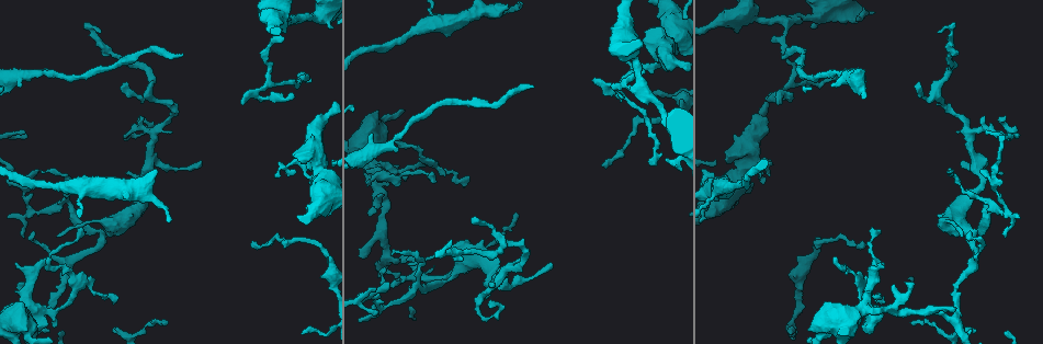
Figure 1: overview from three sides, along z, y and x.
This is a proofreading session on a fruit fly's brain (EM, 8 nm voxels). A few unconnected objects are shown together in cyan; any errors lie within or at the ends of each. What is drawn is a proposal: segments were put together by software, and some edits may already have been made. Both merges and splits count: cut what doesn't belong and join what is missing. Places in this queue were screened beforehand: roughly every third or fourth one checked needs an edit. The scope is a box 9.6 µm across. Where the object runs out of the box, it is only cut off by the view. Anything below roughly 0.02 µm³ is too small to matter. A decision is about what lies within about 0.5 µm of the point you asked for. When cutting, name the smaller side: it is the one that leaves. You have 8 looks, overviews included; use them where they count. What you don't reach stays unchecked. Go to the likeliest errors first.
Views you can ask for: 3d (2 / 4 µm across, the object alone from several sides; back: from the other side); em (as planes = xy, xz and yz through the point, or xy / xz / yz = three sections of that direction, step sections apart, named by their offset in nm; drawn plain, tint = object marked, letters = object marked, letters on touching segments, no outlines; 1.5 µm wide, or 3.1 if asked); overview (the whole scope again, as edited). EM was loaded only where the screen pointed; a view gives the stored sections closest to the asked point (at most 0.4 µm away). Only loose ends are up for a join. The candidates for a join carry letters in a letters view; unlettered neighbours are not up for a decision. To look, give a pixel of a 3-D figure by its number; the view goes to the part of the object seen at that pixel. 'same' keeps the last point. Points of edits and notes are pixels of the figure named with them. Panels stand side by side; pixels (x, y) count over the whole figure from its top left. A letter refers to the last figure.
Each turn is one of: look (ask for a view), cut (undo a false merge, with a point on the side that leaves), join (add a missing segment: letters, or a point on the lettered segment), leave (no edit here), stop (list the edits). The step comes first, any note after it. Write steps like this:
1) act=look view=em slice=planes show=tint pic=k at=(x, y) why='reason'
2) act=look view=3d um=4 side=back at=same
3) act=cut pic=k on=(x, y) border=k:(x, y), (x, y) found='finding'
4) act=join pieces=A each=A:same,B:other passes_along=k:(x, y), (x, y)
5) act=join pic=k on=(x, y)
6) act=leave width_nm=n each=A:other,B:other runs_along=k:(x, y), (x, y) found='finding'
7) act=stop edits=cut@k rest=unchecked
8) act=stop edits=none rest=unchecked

act=look view=3d um=2 pic=1 at=(375, 290) why='tapers out'

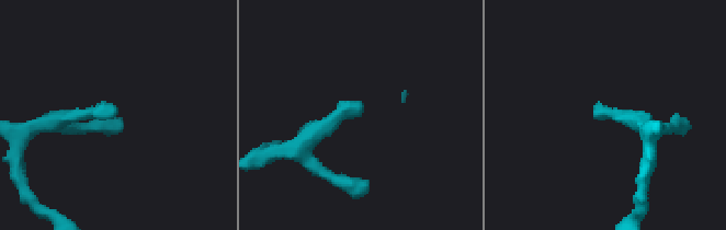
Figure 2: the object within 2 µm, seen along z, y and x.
act=look view=em slice=planes show=letters pic=2 at=(598, 104)

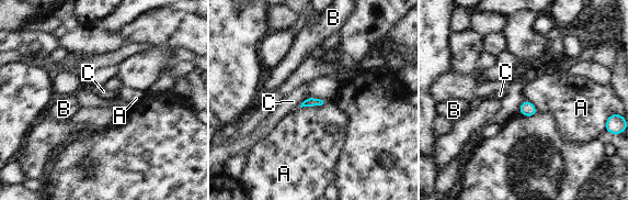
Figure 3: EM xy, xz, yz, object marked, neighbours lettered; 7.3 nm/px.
act=leave longest_contact=A:190nm each=A:other,B:other,C:other found='none of them fits'

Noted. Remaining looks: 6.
act=look view=3d um=4 pic=1 at=(763, 184) why='branch stops here'

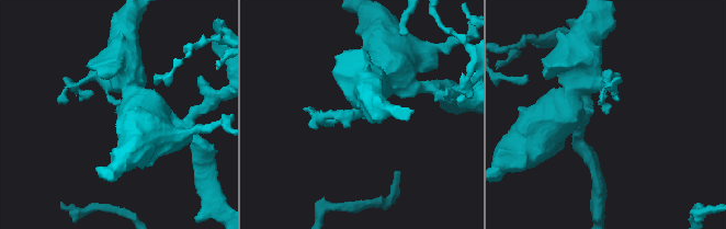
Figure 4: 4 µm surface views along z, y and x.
act=look view=em slice=yz step=4 show=tint pic=4 at=(607, 113) why='need the tissue'

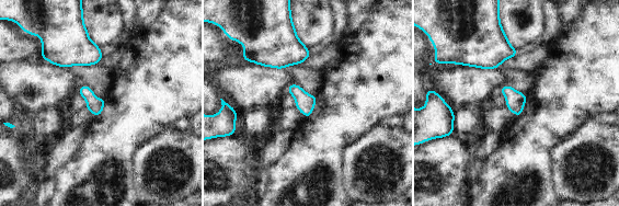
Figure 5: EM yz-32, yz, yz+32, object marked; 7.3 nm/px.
act=look view=em slice=planes show=letters at=same why='another direction'

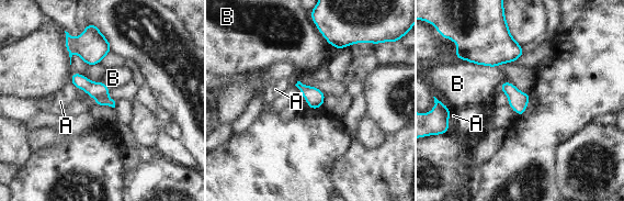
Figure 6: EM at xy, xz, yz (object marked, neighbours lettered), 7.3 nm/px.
act=leave each=A:other,B:other border=6:(466, 59), (497, 67) found='none of them fits'

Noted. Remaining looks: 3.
act=look view=em slice=xy step=4 show=tint pic=1 at=(1002, 132)

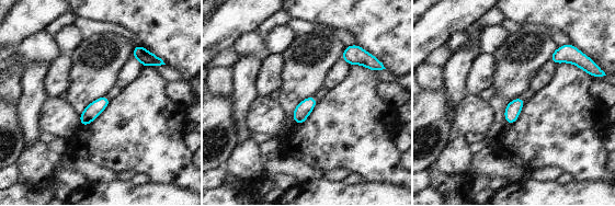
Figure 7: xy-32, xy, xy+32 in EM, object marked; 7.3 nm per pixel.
act=look view=em slice=planes show=letters at=same

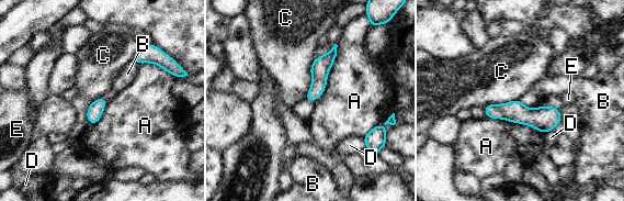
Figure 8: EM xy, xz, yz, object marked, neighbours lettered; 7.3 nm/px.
act=leave longest_contact=A:440nm each=A:other,B:other,C:other,D:other,E:other border=8:(315, 58), (305, 99) found='continuous, no second neuron'

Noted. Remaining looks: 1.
act=stop edits=none rest=unchecked

